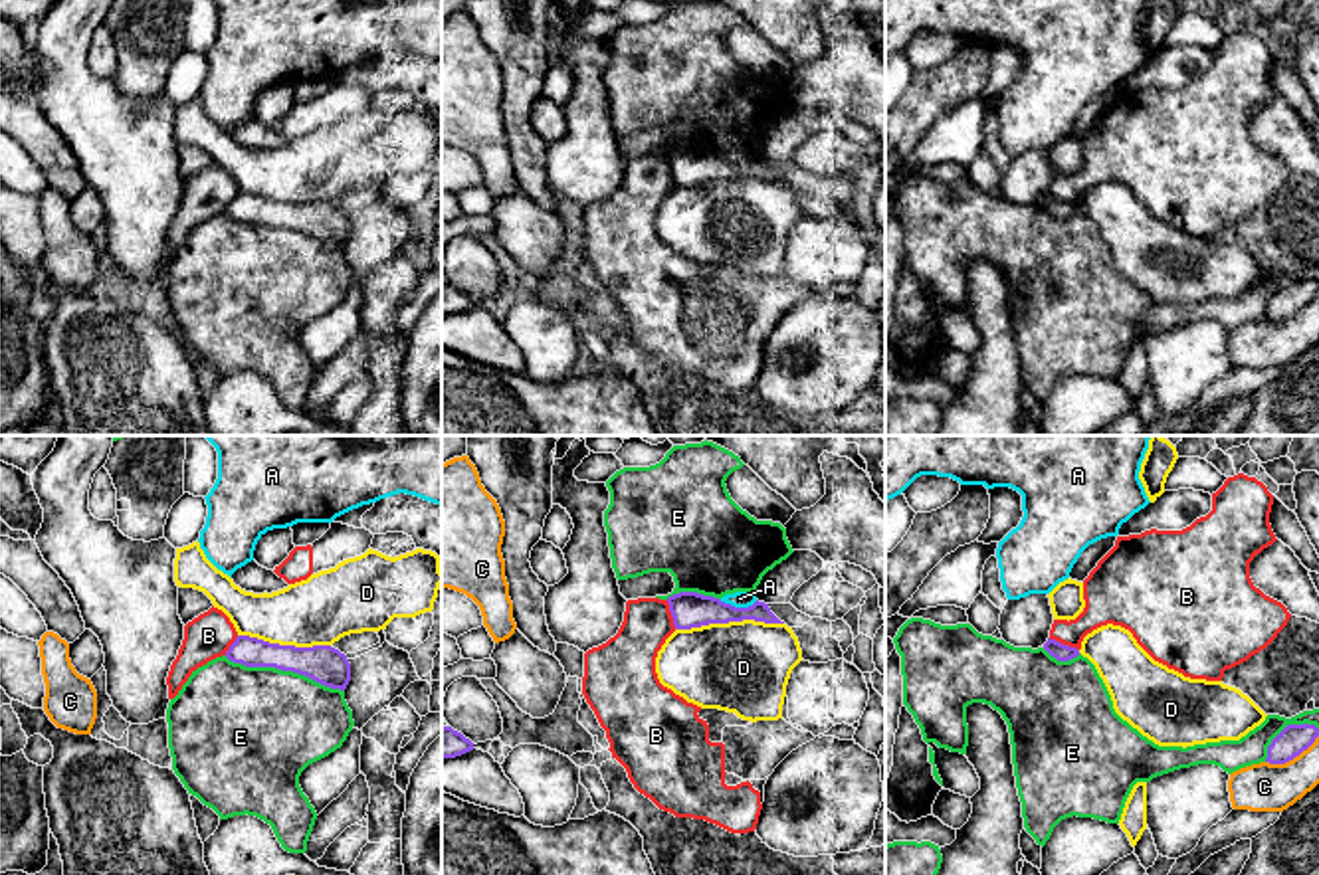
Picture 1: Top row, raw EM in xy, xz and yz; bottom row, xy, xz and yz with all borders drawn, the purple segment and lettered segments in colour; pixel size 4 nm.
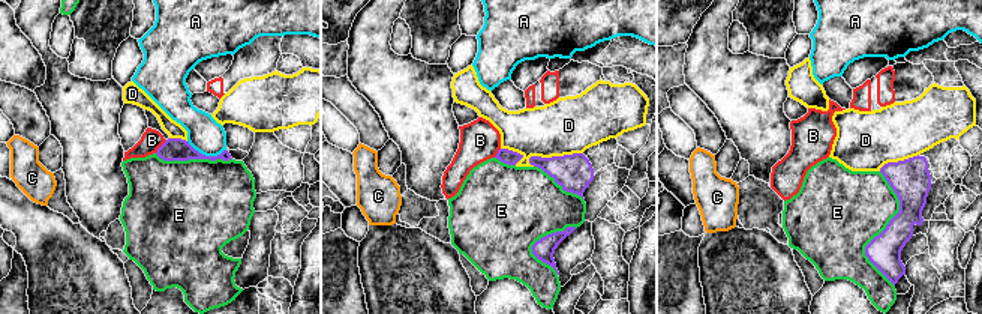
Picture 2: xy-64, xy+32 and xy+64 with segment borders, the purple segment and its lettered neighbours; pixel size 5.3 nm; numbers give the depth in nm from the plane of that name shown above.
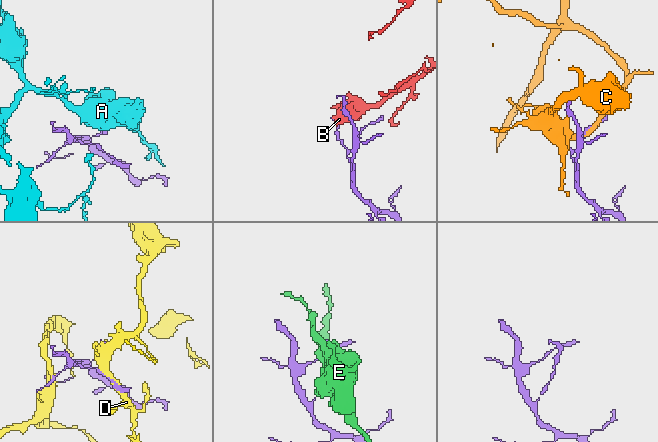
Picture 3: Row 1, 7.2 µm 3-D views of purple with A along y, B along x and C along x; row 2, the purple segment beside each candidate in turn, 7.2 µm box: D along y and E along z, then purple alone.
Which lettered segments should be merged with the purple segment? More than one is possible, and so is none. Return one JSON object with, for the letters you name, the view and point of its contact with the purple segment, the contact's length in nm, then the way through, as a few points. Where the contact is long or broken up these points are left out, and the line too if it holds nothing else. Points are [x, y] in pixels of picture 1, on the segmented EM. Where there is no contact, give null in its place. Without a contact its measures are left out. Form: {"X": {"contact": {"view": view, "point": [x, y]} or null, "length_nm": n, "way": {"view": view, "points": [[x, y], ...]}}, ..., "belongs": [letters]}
{"belongs": []}

